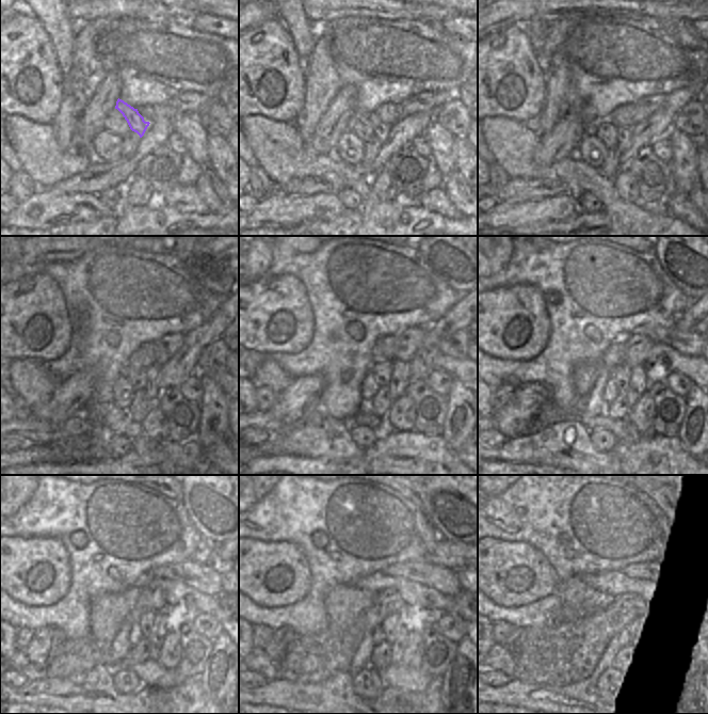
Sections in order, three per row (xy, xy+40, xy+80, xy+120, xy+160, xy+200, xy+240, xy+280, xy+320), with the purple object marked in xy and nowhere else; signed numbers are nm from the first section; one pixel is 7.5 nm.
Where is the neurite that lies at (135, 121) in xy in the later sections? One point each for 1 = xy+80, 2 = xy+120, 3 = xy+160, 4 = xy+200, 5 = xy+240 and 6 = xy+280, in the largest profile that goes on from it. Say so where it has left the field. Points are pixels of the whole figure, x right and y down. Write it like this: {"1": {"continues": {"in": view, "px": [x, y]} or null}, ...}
{"1": {"continues": {"in": "xy+80", "px": [623, 131]}}, "2": {"continues": {"in": "xy+120", "px": [151, 371]}}, "3": {"continues": {"in": "xy+160", "px": [401, 374]}}, "4": {"continues": {"in": "xy+200", "px": [637, 384]}}, "5": {"continues": {"in": "xy+240", "px": [159, 631]}}, "6": {"continues": {"in": "xy+280", "px": [399, 643]}}}

